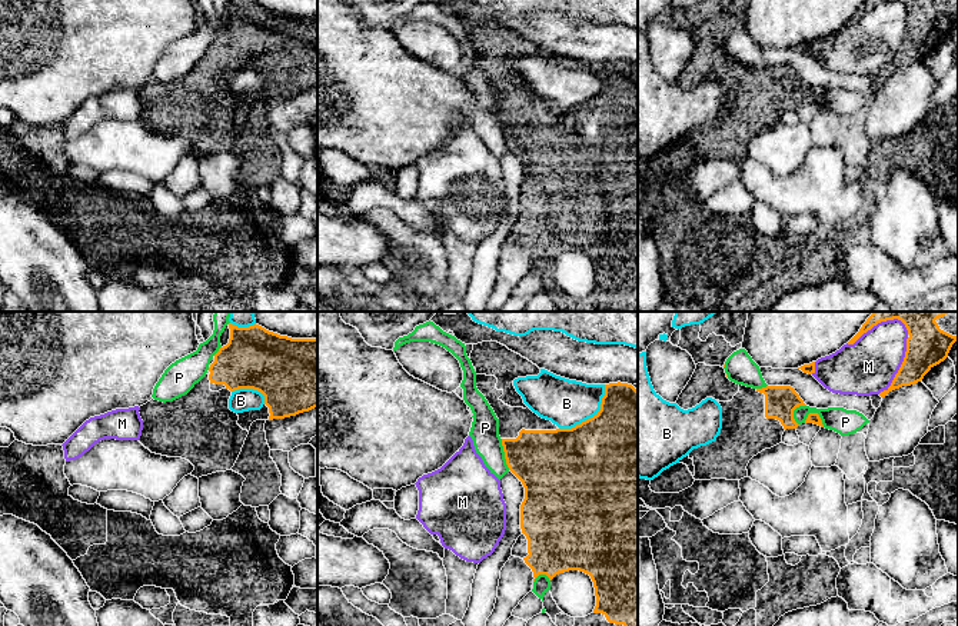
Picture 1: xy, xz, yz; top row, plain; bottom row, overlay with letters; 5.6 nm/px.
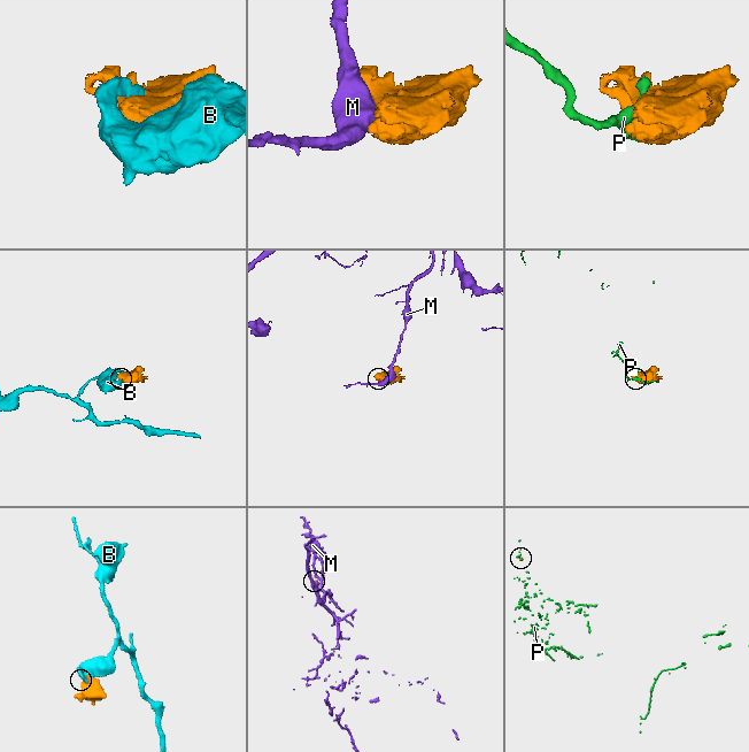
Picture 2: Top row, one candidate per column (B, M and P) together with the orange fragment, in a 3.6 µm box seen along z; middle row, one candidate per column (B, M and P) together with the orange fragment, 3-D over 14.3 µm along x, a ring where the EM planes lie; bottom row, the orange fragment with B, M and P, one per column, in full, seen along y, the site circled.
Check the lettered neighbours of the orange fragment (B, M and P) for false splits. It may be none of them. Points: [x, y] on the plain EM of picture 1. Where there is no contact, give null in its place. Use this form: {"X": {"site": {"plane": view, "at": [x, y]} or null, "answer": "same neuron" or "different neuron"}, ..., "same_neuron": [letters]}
{"B": {"site": {"plane": "xz", "at": [591, 97]}, "answer": "different neuron"}, "M": {"site": {"plane": "yz", "at": [900, 47]}, "answer": "different neuron"}, "P": {"site": {"plane": "xz", "at": [505, 135]}, "answer": "different neuron"}, "same_neuron": []}

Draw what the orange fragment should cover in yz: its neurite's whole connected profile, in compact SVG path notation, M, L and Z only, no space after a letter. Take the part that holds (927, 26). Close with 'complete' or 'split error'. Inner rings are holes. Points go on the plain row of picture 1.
M958 0L901 1L909 14L905 37L891 66L879 73L881 77L902 66L921 61L934 46L948 37L952 24L958 20Z; split error

